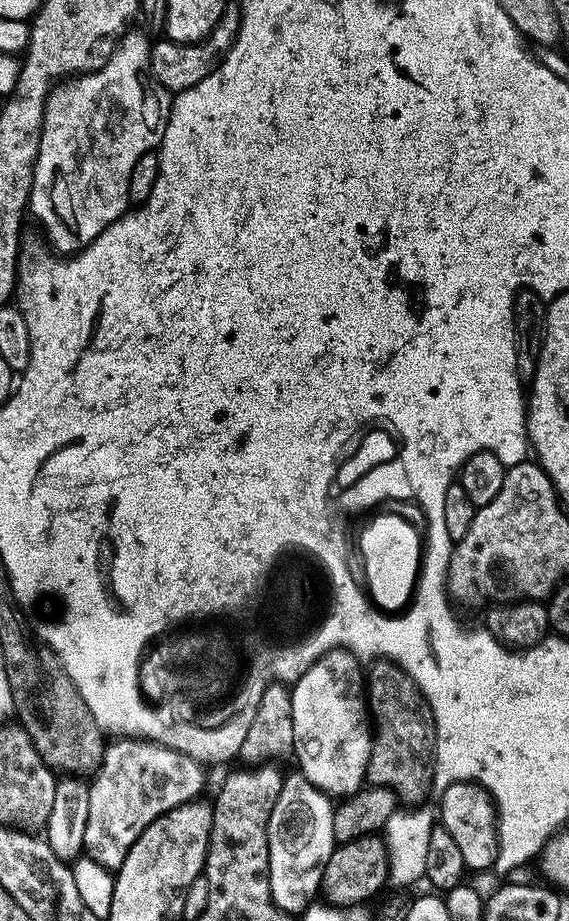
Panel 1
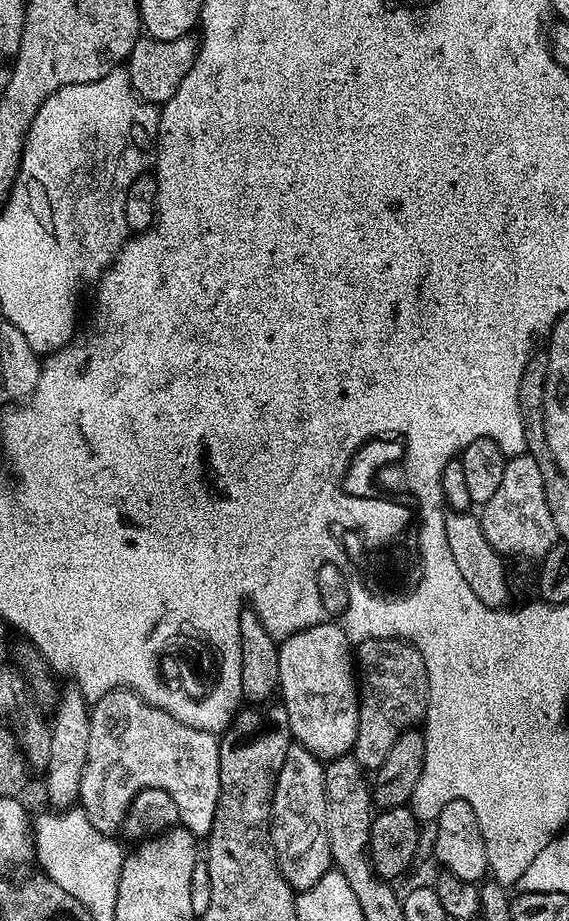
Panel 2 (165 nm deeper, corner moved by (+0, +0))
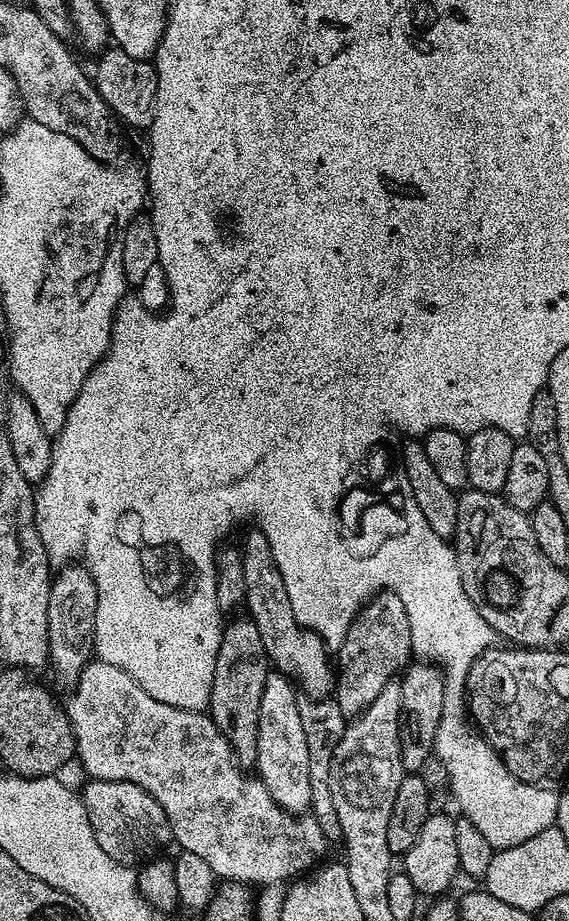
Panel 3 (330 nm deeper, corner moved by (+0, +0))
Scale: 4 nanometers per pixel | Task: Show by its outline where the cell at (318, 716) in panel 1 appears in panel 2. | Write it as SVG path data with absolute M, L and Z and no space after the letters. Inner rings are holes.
M323 622L295 633L278 644L278 696L284 699L281 701L288 715L289 733L295 743L301 744L324 762L349 755L358 734L358 673L354 667L354 648L348 645L348 639L349 633L344 632L339 623Z

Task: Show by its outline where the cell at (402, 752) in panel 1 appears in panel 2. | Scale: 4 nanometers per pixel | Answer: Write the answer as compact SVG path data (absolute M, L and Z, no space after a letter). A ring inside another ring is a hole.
M364 638L354 652L354 667L358 673L360 709L358 734L352 747L361 768L375 770L386 762L390 746L402 733L415 729L428 709L426 663L422 654L407 640L395 638Z

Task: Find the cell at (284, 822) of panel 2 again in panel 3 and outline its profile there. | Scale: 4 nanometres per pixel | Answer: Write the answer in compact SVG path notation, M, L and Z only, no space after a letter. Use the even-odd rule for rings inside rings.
M269 671L266 690L262 690L262 706L258 706L258 750L255 771L270 790L270 798L285 812L304 814L312 807L310 782L310 750L302 730L302 714L298 714L298 688L282 672Z

